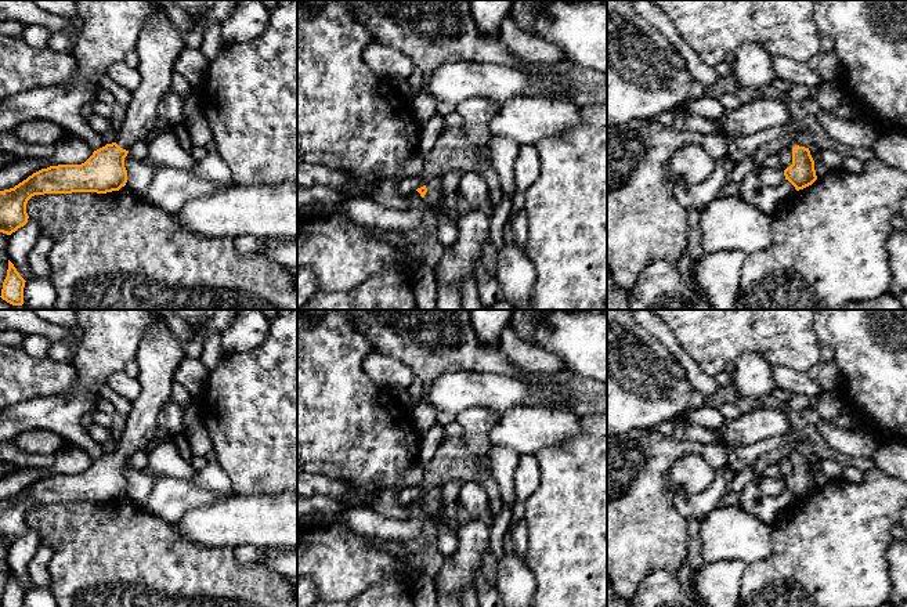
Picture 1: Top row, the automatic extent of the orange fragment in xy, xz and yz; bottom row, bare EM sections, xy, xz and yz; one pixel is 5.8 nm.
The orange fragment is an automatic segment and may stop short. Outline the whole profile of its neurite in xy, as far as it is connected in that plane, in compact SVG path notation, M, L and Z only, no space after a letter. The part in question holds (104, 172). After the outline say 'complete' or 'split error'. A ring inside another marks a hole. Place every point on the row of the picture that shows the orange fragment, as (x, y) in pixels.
M158 12L144 24L138 40L141 83L131 91L124 120L112 144L93 152L82 165L41 169L14 188L0 191L0 232L11 235L28 223L26 203L35 195L119 191L127 183L124 158L137 141L148 140L159 127L158 105L170 90L173 66L185 48L187 35L206 17L191 17L189 30L181 30Z | split error

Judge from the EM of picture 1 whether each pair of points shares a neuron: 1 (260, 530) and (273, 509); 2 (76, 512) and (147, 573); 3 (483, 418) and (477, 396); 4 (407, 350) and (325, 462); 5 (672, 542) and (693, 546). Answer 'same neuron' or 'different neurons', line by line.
1: same neuron
2: same neuron
3: different neurons
4: different neurons
5: different neurons

